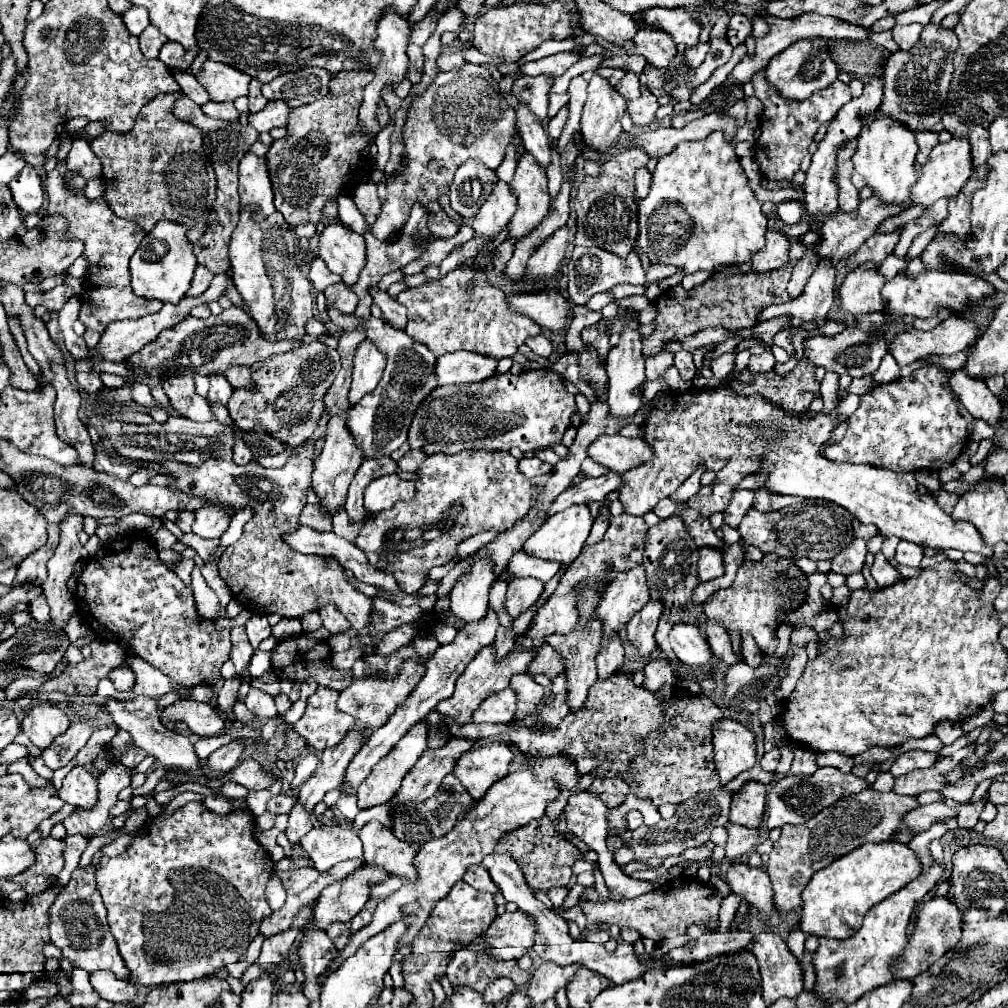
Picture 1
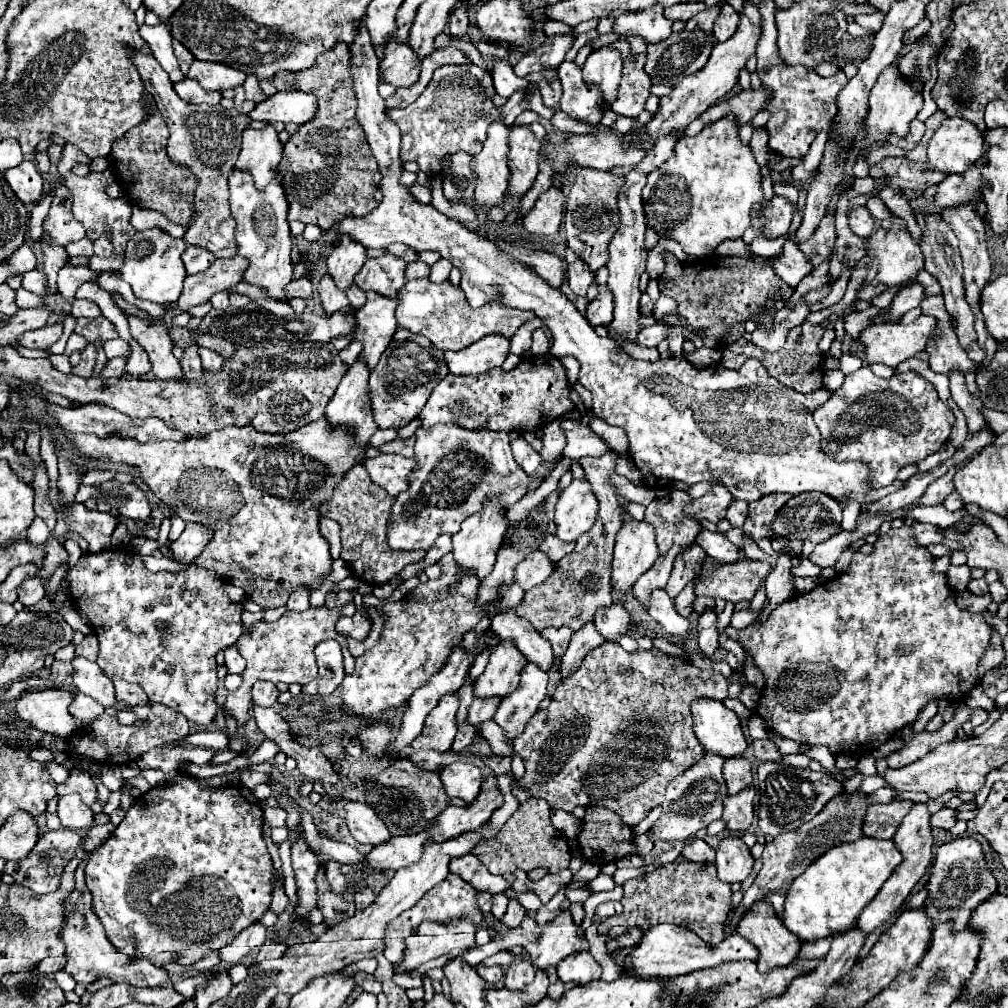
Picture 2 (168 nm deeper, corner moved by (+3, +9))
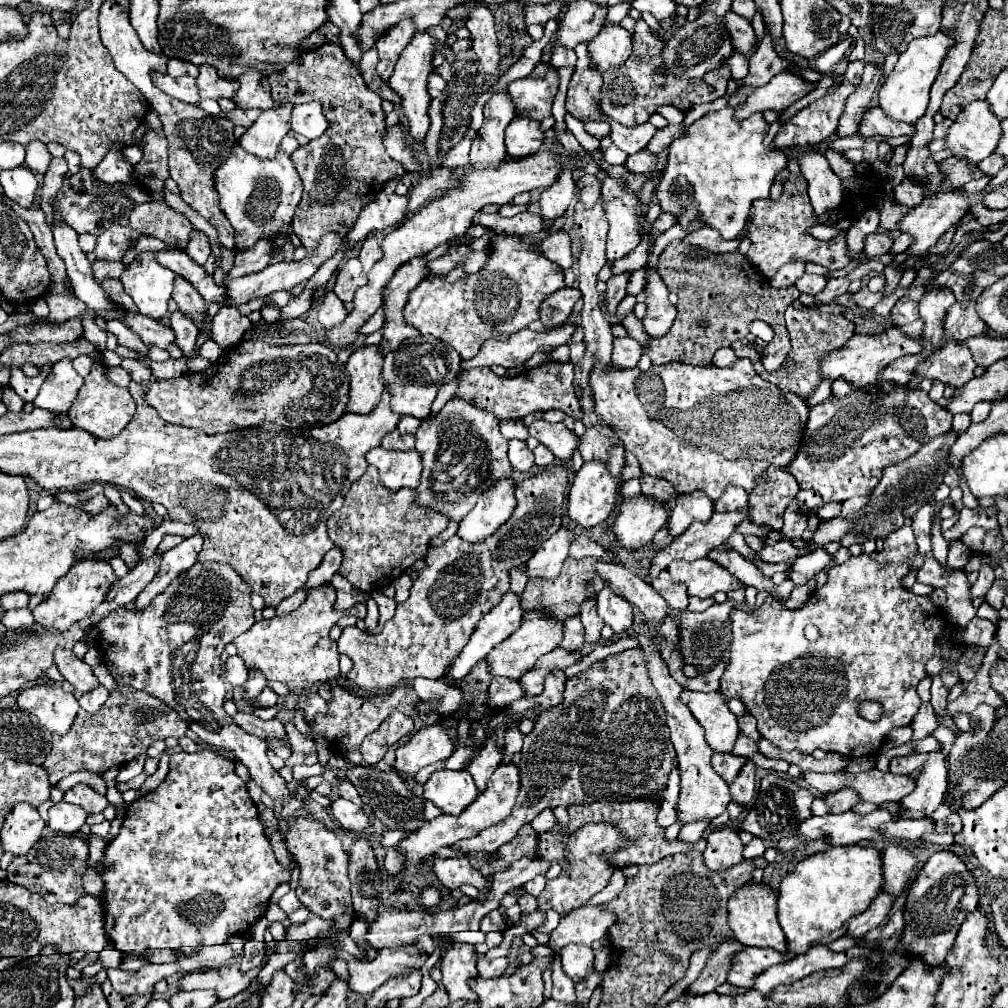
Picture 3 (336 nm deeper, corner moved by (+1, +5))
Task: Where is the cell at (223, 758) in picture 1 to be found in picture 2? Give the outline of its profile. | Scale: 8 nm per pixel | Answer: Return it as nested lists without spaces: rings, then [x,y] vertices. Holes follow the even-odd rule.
[[[341,591],[339,593],[339,601],[335,609],[313,609],[309,607],[303,613],[295,613],[295,611],[287,611],[281,619],[273,621],[273,623],[265,623],[265,621],[257,621],[249,633],[243,633],[237,641],[241,655],[247,659],[247,669],[243,671],[243,685],[229,693],[227,701],[225,701],[225,713],[227,717],[233,717],[239,727],[243,727],[249,719],[249,713],[245,713],[245,709],[249,709],[251,705],[251,687],[255,681],[265,679],[265,681],[285,681],[285,683],[299,683],[305,685],[309,681],[313,681],[317,677],[317,661],[315,661],[315,645],[325,641],[325,639],[335,639],[343,645],[343,657],[345,657],[345,673],[353,673],[353,665],[355,659],[351,657],[345,639],[335,631],[335,623],[339,621],[339,611],[341,607],[351,601],[351,593],[349,591]]]

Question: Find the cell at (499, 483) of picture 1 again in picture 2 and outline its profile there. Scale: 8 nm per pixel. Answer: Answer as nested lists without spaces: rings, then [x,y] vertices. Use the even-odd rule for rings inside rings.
[[[435,425],[431,431],[415,433],[417,465],[409,473],[409,487],[395,497],[389,517],[389,545],[397,549],[429,551],[443,533],[457,533],[463,519],[481,511],[485,499],[497,497],[503,509],[523,499],[529,475],[513,461],[509,435],[503,431],[467,431],[459,425]]]

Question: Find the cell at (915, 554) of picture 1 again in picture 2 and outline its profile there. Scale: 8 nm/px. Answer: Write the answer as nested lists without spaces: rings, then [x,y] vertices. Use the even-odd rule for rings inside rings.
[[[915,523],[915,525],[911,525],[911,529],[913,529],[913,535],[917,537],[917,545],[921,545],[921,547],[927,547],[931,543],[941,543],[943,541],[943,537],[941,537],[941,533],[937,531],[935,525]]]

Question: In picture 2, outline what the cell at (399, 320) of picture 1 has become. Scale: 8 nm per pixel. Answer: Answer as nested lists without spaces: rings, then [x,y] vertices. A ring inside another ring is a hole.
[[[385,253],[375,259],[367,259],[363,269],[355,275],[355,285],[361,291],[375,291],[383,297],[397,299],[397,291],[405,285],[405,267],[407,263],[397,259],[391,253]]]

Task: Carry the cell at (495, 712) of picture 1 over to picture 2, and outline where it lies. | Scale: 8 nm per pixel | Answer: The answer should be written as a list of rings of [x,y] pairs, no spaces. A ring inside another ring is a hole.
[[[503,641],[493,649],[483,675],[477,677],[473,697],[485,701],[489,697],[503,699],[505,695],[513,693],[513,689],[517,689],[519,673],[525,663],[527,659],[523,657],[523,653],[511,641]]]

